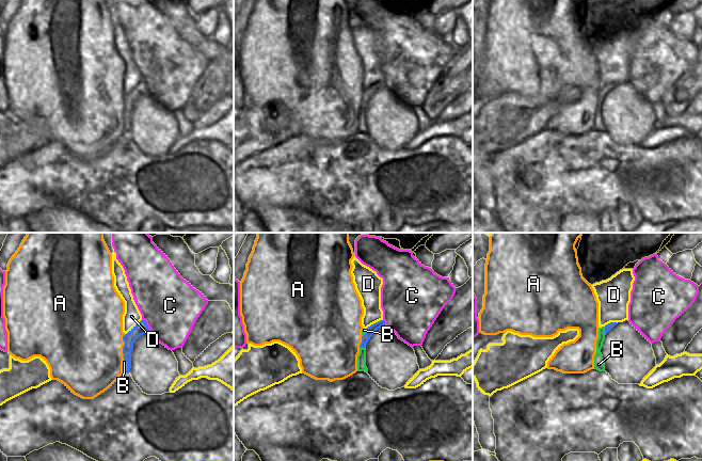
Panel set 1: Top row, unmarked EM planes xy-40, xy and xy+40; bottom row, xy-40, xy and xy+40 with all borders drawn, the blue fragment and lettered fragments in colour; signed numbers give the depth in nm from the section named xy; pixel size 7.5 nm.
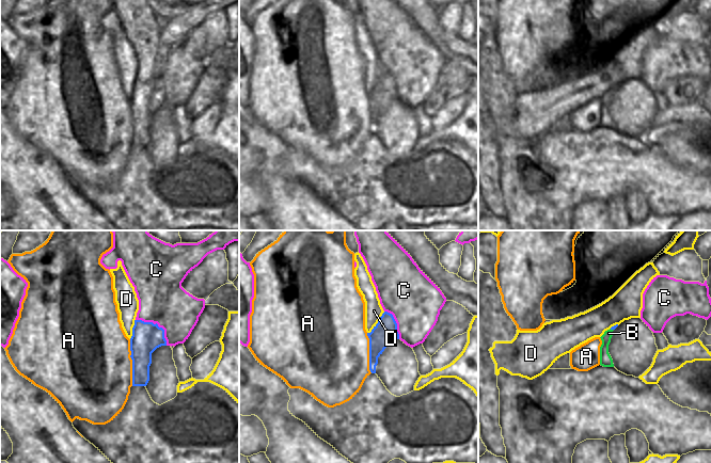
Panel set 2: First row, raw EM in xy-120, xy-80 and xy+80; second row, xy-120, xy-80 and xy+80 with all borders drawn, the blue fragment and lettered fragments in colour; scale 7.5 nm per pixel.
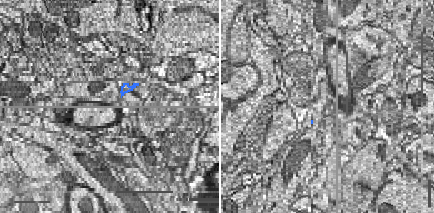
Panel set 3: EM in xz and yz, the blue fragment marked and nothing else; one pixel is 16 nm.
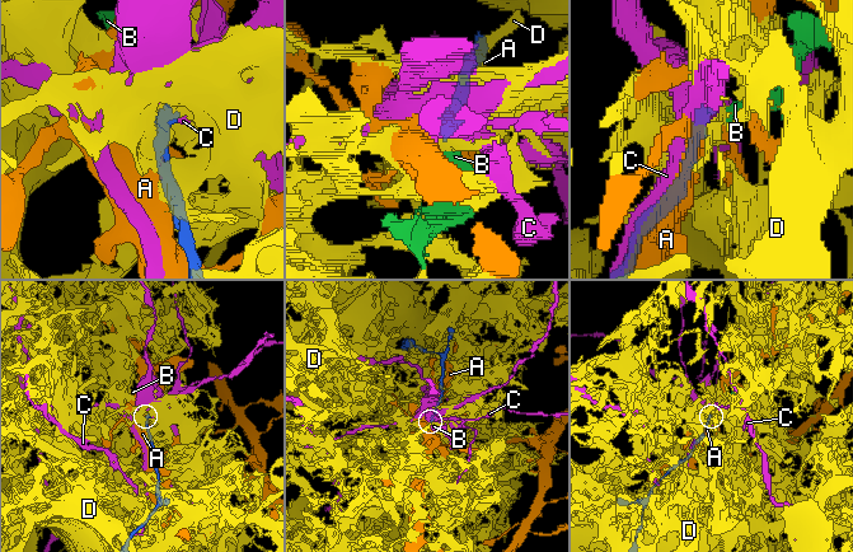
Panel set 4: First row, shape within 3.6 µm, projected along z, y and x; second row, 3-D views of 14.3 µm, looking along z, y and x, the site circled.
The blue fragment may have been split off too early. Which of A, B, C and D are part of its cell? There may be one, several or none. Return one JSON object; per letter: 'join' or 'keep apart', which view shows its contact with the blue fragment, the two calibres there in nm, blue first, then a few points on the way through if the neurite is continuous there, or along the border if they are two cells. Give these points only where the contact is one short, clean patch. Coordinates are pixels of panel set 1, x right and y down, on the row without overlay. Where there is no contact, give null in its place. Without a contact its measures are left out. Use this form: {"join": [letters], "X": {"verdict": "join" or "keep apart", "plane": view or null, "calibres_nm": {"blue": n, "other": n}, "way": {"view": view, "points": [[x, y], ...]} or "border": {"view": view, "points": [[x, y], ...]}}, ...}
{"join": [], "A": {"verdict": "keep apart", "plane": "xy-40", "calibres_nm": {"blue": 90, "other": 480}}, "B": {"verdict": "keep apart", "plane": "xy+40", "calibres_nm": {"blue": 50, "other": 70}, "border": {"view": "xy+40", "points": [[604, 88], [605, 95]]}}, "C": {"verdict": "keep apart", "plane": "xy-40", "calibres_nm": {"blue": 90, "other": 440}, "border": {"view": "xy-40", "points": [[142, 80], [150, 93]]}}, "D": {"verdict": "keep apart", "plane": "xy-40", "calibres_nm": {"blue": 90, "other": 130}}}

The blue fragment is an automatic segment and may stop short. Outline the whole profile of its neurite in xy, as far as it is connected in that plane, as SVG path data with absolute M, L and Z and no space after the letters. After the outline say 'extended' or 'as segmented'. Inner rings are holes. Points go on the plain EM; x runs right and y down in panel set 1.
M380 81L373 85L371 85L370 88L368 88L366 90L366 95L362 97L362 104L360 106L360 109L366 109L366 106L368 104L368 101L370 100L370 98L372 97L372 95L380 90L381 88L383 88L385 85L384 81Z | as segmented

